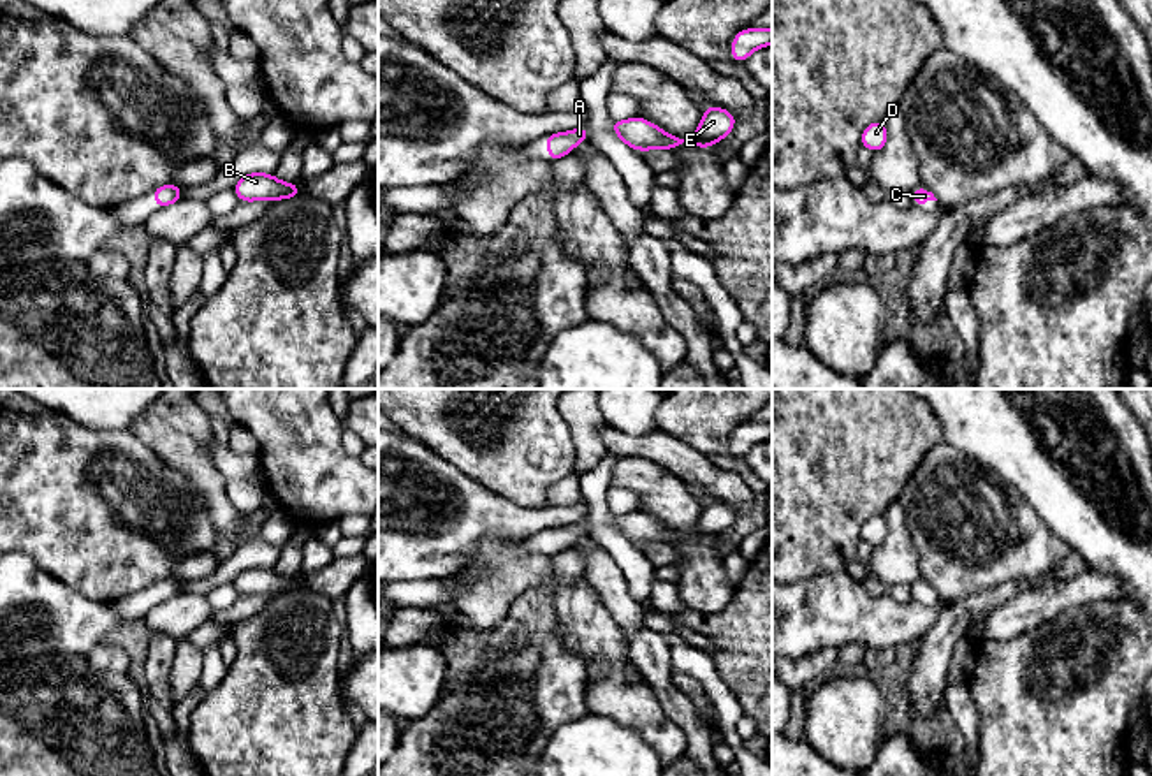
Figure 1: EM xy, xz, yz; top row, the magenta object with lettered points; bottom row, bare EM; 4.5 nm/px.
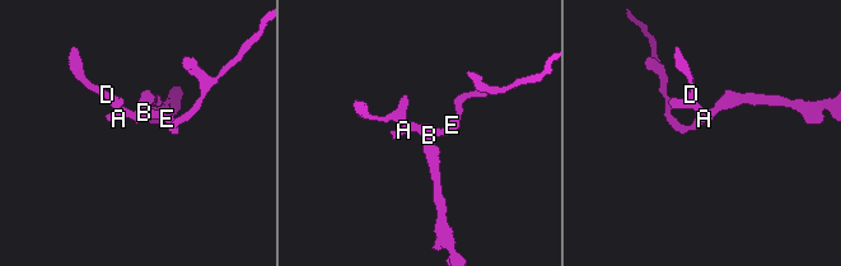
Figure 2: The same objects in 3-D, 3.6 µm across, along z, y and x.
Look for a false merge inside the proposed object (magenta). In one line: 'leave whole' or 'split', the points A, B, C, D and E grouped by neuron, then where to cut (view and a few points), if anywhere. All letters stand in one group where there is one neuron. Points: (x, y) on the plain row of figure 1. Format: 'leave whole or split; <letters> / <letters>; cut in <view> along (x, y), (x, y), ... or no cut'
leave whole; A B C D E; no cut

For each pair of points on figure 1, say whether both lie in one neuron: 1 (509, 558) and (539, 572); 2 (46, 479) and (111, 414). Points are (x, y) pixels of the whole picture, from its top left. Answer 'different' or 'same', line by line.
1: same
2: different

